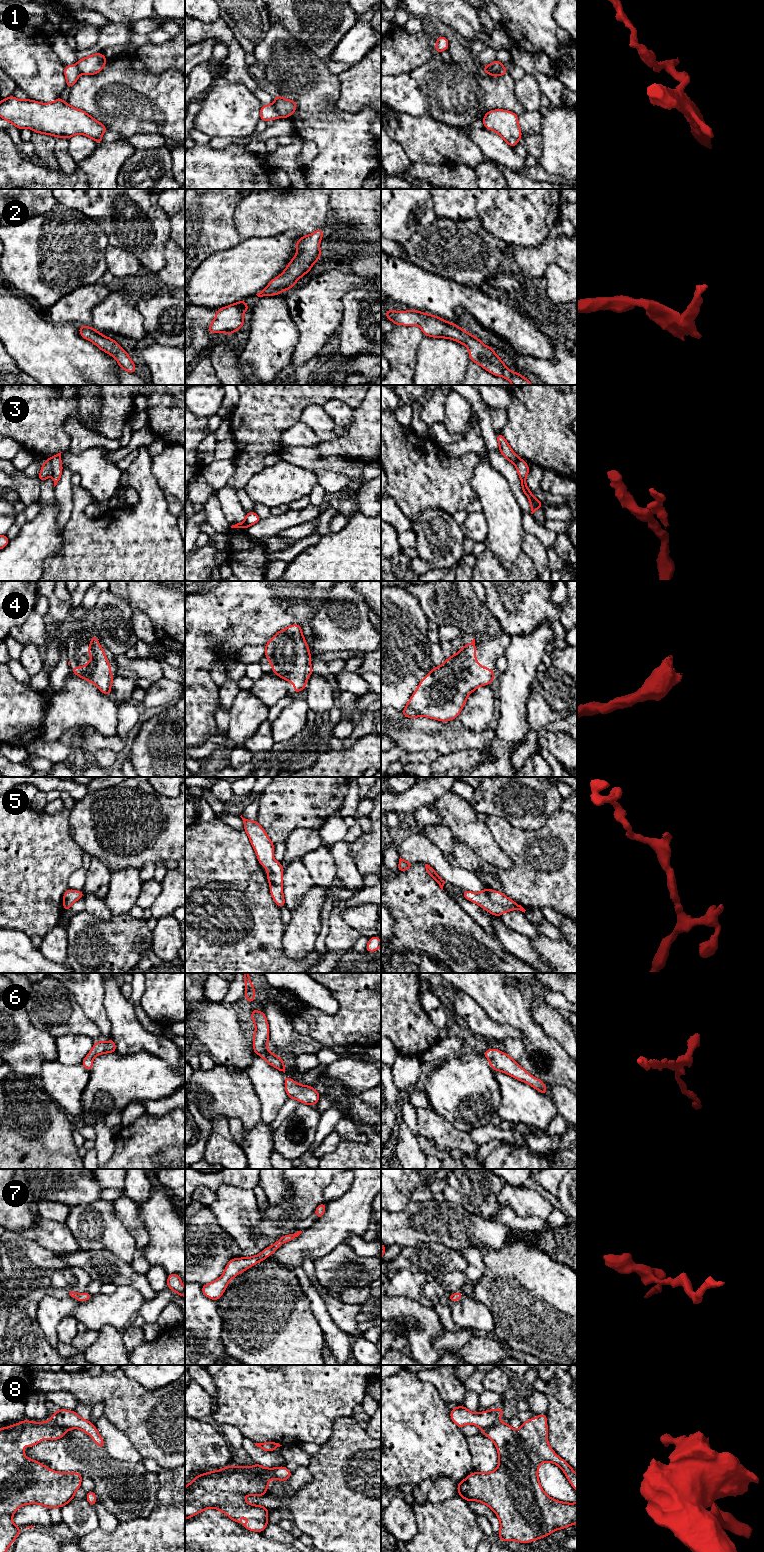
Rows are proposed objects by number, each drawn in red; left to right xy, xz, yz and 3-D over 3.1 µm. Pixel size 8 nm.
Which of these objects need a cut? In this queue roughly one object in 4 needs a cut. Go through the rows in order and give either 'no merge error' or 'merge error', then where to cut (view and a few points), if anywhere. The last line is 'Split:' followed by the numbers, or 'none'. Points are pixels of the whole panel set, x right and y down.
1: merge error; cut in xz along (273, 104), (279, 116)
2: no merge error; no cut
3: merge error; cut in xy along (48, 458), (52, 473)
4: no merge error; no cut
5: no merge error; no cut
6: no merge error; no cut
7: no merge error; no cut
8: merge error; cut in xz along (250, 1467), (267, 1481)
Split: 1, 3, 8

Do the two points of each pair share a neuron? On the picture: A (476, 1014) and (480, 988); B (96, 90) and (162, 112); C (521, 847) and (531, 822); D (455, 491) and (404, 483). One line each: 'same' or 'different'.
A: different
B: same
C: different
D: same

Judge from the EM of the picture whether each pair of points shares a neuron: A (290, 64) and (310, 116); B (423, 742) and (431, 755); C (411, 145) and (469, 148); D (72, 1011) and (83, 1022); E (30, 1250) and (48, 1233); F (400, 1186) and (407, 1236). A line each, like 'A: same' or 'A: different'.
A: same
B: different
C: same
D: same
E: different
F: different

